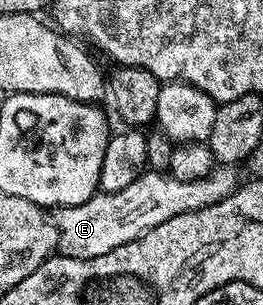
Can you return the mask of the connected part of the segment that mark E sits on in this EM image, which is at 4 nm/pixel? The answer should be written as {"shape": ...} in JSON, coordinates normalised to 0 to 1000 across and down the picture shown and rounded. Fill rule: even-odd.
{"shape":[[[821,544],[779,584],[696,597],[635,564],[548,557],[521,587],[490,597],[490,610],[475,610],[475,623],[380,626],[308,662],[308,675],[221,685],[202,708],[209,738],[224,744],[221,823],[278,846],[369,846],[369,833],[414,833],[414,820],[506,793],[525,774],[582,754],[582,741],[612,741],[612,728],[643,728],[643,715],[665,715],[673,702],[840,662],[840,649],[894,626],[916,600],[916,580],[894,564],[905,561],[878,544]]]}

